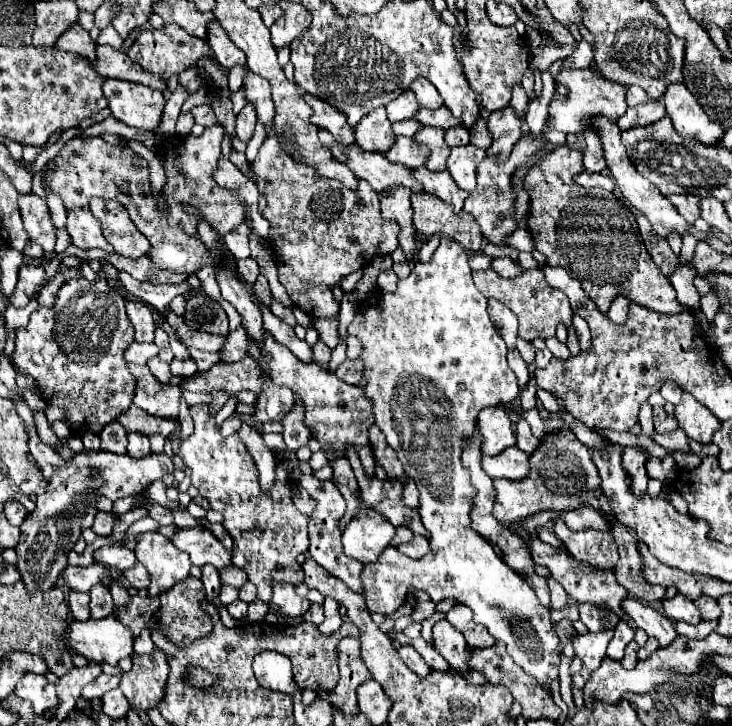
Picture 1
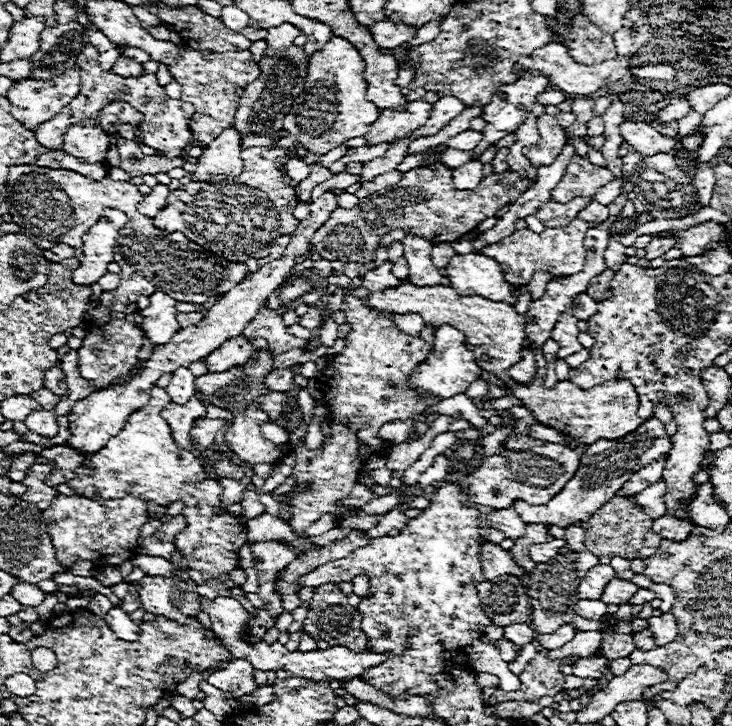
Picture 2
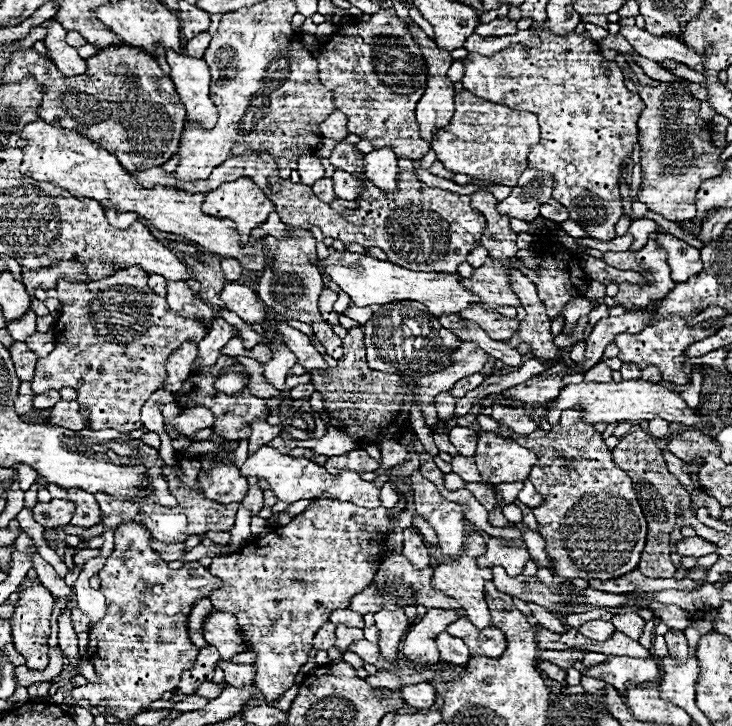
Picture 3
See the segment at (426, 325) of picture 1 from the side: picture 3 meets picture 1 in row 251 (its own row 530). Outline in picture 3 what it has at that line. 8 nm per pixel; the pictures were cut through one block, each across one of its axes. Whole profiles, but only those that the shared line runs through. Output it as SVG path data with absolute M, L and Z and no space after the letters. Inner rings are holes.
M414 472L412 482L414 496L418 496L418 514L438 532L438 546L442 548L442 554L458 556L466 538L462 506L444 500L438 488L430 480L422 478L420 472Z

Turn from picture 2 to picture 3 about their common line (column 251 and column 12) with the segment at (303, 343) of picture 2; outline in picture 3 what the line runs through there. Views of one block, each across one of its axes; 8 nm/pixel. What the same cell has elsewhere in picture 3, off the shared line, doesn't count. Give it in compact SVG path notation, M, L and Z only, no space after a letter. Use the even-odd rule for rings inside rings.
M28 312L26 318L22 320L14 320L6 326L8 334L16 340L16 342L26 342L28 336L32 336L36 332L36 314L34 312Z

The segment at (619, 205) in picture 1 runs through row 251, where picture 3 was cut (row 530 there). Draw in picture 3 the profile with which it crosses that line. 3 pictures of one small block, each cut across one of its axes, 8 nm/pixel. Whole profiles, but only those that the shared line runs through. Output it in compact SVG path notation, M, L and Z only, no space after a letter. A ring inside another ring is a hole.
M574 410L562 412L560 424L552 426L550 432L532 432L526 436L516 434L502 424L500 428L504 436L512 436L520 446L534 450L534 454L538 456L536 466L532 468L528 480L536 486L544 502L536 506L532 512L540 526L540 534L546 542L546 554L550 558L554 574L564 582L570 582L574 578L612 580L632 572L638 566L642 548L646 544L646 520L634 496L630 476L626 476L626 472L614 466L612 452L604 444L602 434L598 434L588 424L582 424L580 416L582 412Z

